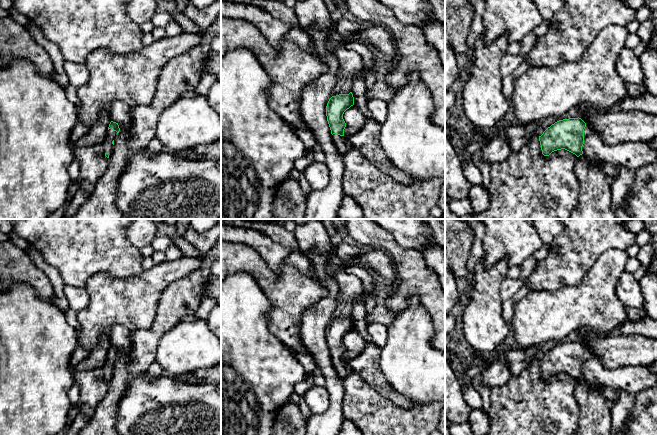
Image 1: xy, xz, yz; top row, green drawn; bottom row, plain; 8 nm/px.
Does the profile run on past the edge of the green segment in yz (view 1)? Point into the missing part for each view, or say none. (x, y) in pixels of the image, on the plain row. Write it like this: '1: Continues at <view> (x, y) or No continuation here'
1: Continues at yz (632, 379)

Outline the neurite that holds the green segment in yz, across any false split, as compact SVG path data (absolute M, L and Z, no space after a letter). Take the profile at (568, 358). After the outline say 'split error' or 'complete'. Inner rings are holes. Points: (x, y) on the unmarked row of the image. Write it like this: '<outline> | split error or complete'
M579 341L555 346L539 360L539 365L544 380L549 380L554 375L565 373L575 378L577 381L584 378L589 385L597 383L601 388L611 387L633 395L657 384L657 376L646 366L628 365L615 369L606 368L602 360Z | split error

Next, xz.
M350 316L349 318L332 320L326 330L326 340L331 354L332 363L342 380L344 380L349 374L344 363L346 347L343 343L343 338L353 329L354 321L352 316Z | split error

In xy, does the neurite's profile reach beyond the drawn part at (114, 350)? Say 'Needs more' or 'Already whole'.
Needs more

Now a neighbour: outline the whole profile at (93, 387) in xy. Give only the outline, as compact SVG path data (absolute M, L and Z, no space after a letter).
M103 368L86 371L73 369L73 376L75 384L80 388L80 397L76 404L79 407L79 414L91 419L108 391L108 382L105 380Z

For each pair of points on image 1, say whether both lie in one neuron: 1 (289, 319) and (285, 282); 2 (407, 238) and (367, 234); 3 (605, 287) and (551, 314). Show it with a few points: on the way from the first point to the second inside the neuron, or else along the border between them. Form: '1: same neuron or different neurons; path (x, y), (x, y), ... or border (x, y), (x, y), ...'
1: same neuron; path (289, 310), (289, 291)
2: different neurons; border (385, 229), (402, 246), (414, 249)
3: same neuron; path (592, 300), (588, 304), (570, 307), (564, 311)

